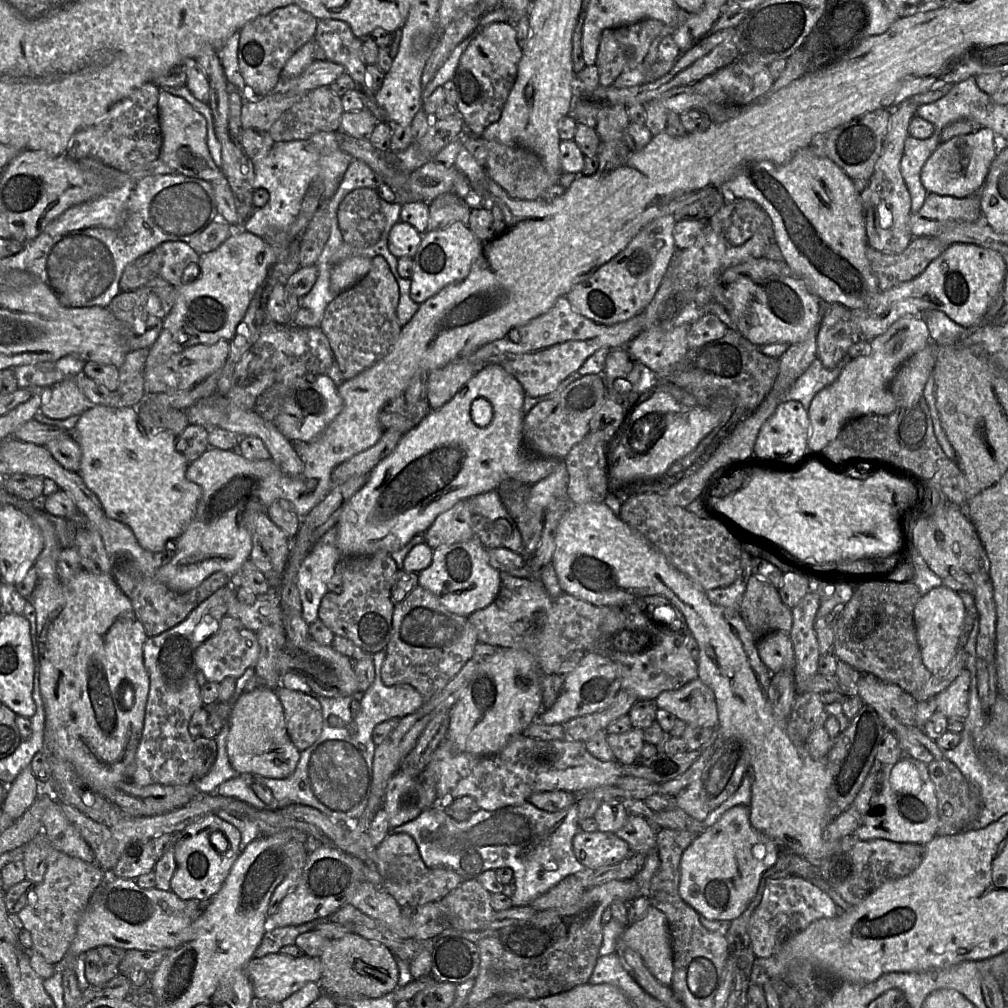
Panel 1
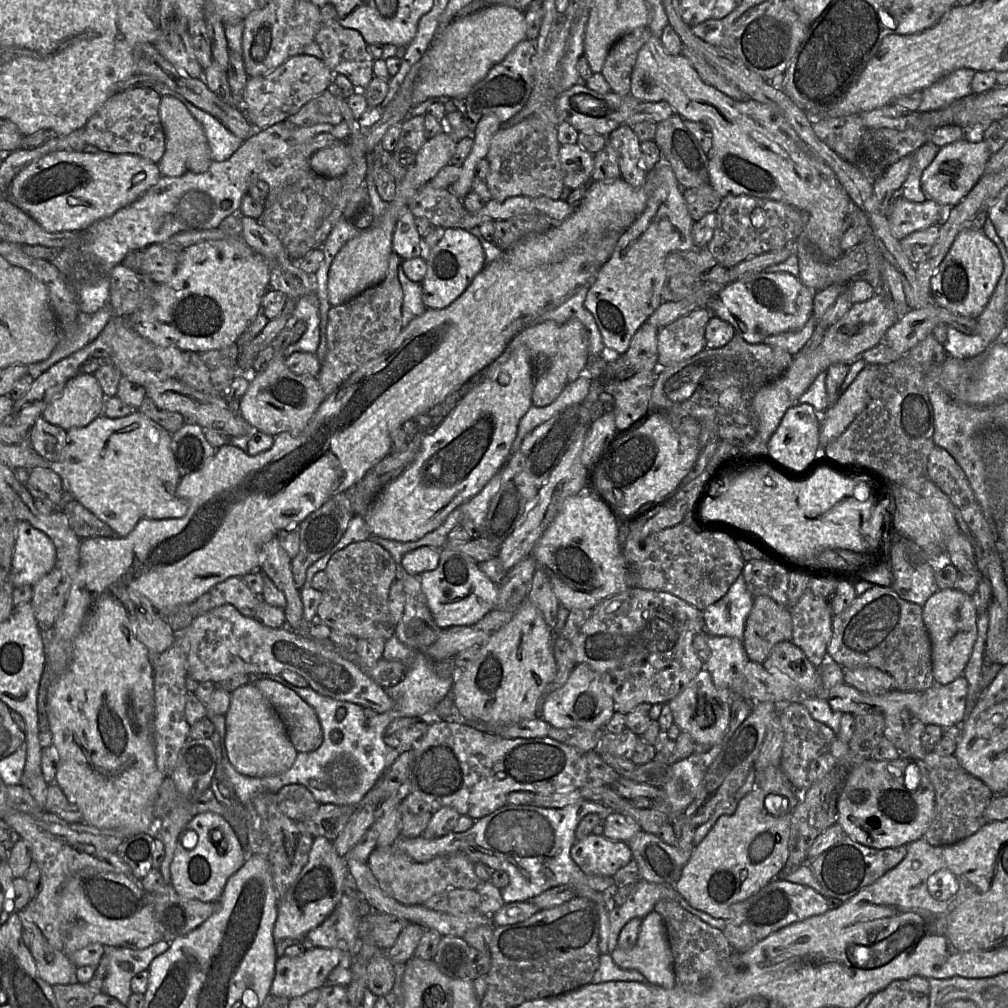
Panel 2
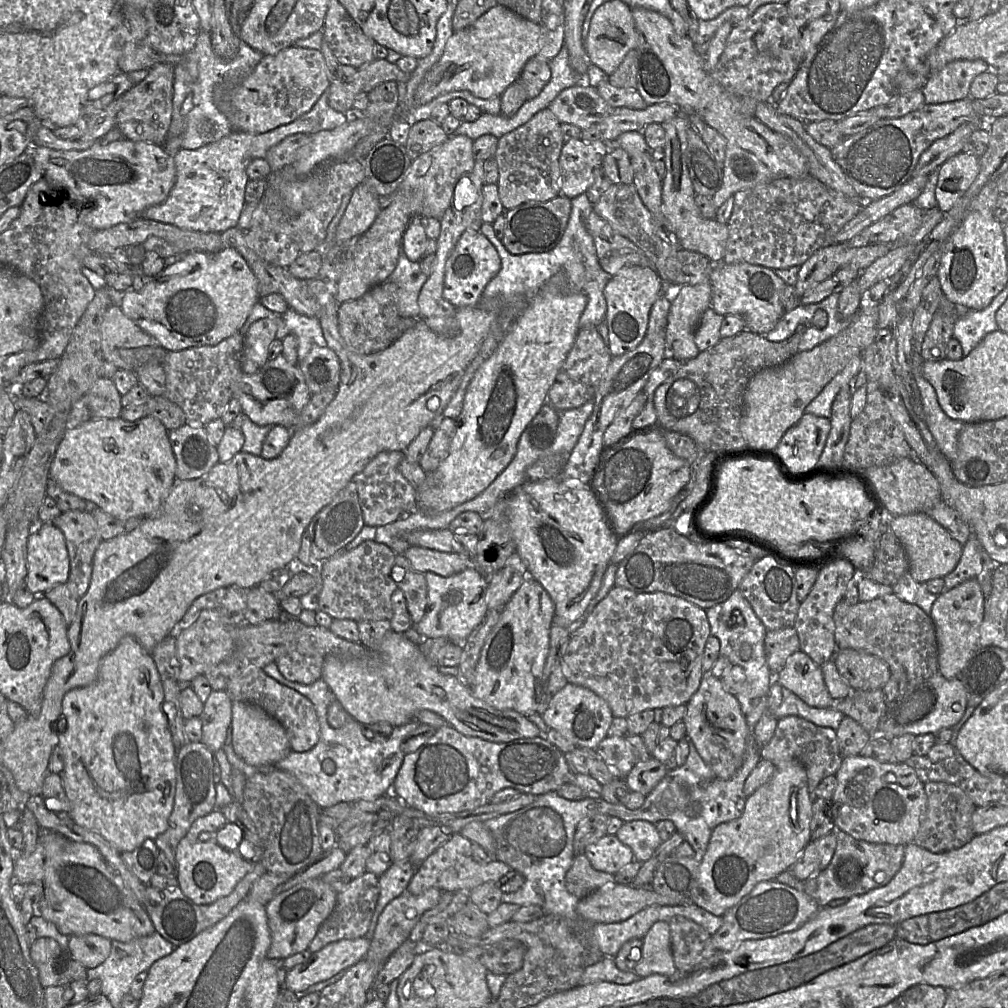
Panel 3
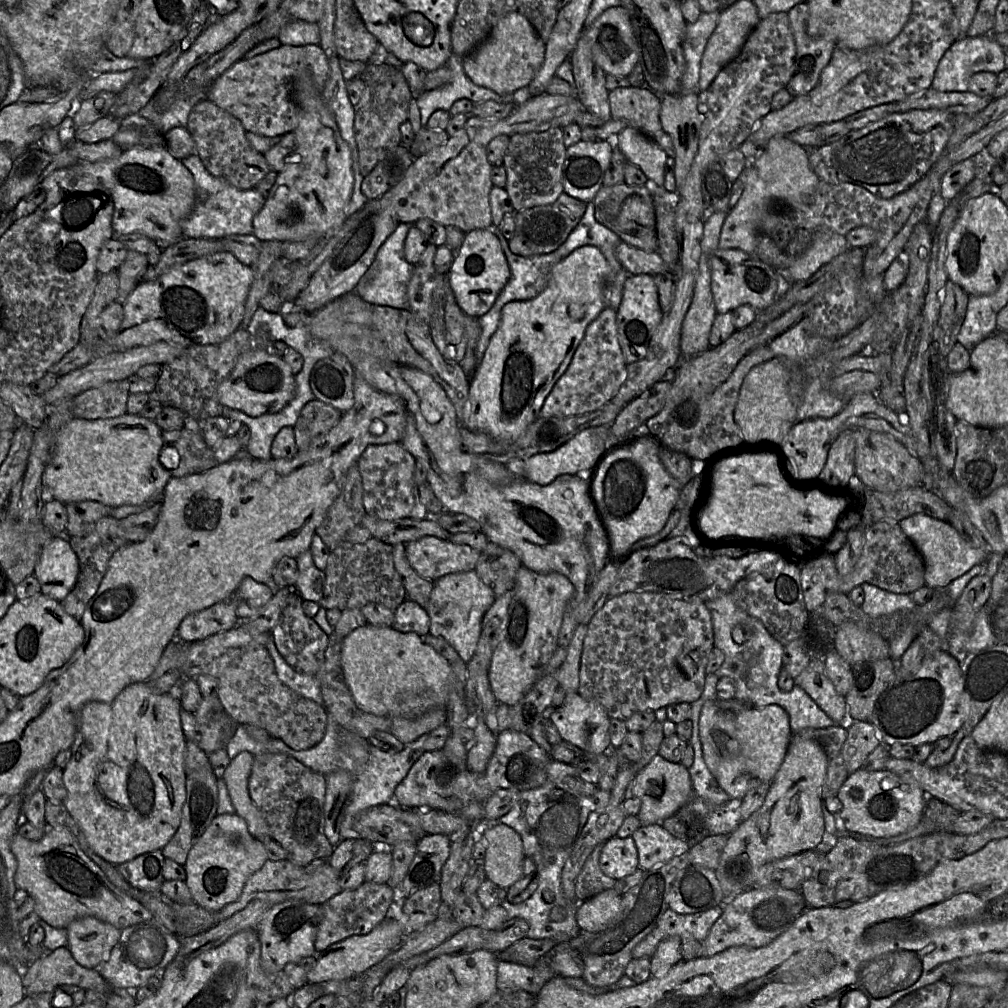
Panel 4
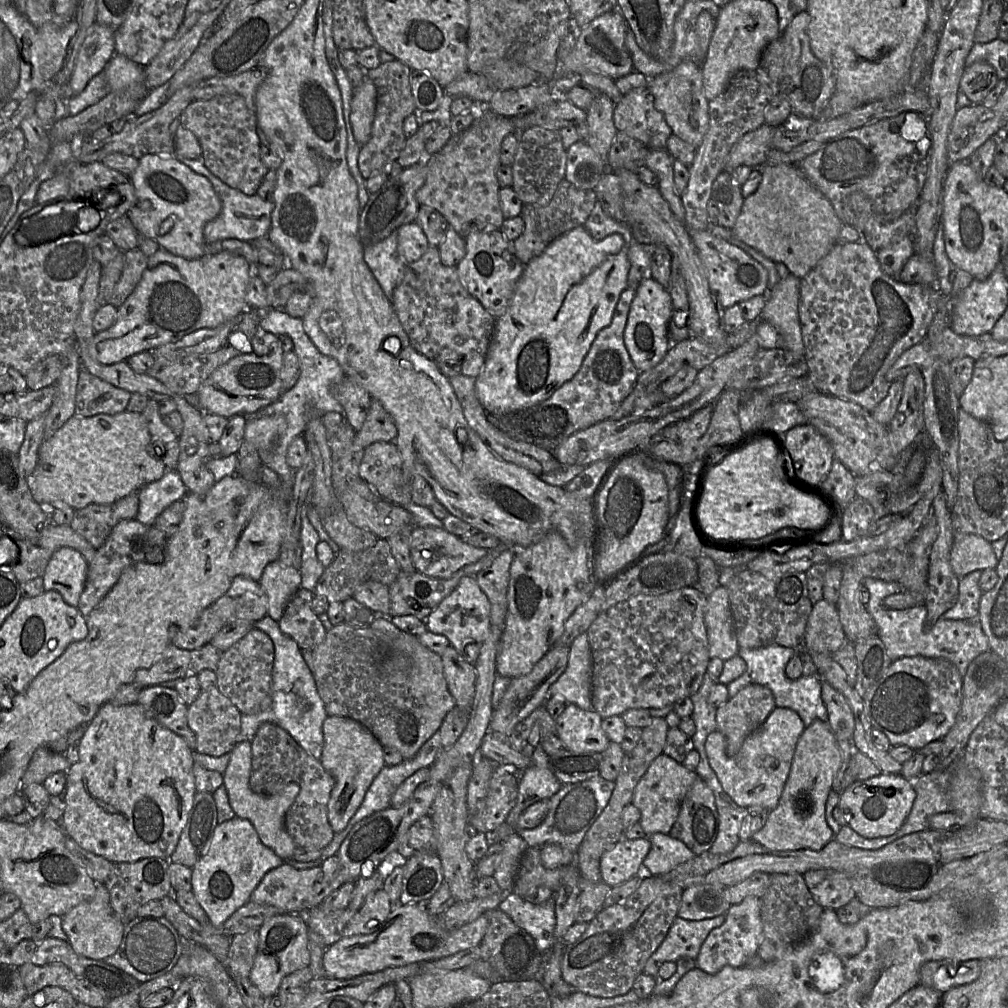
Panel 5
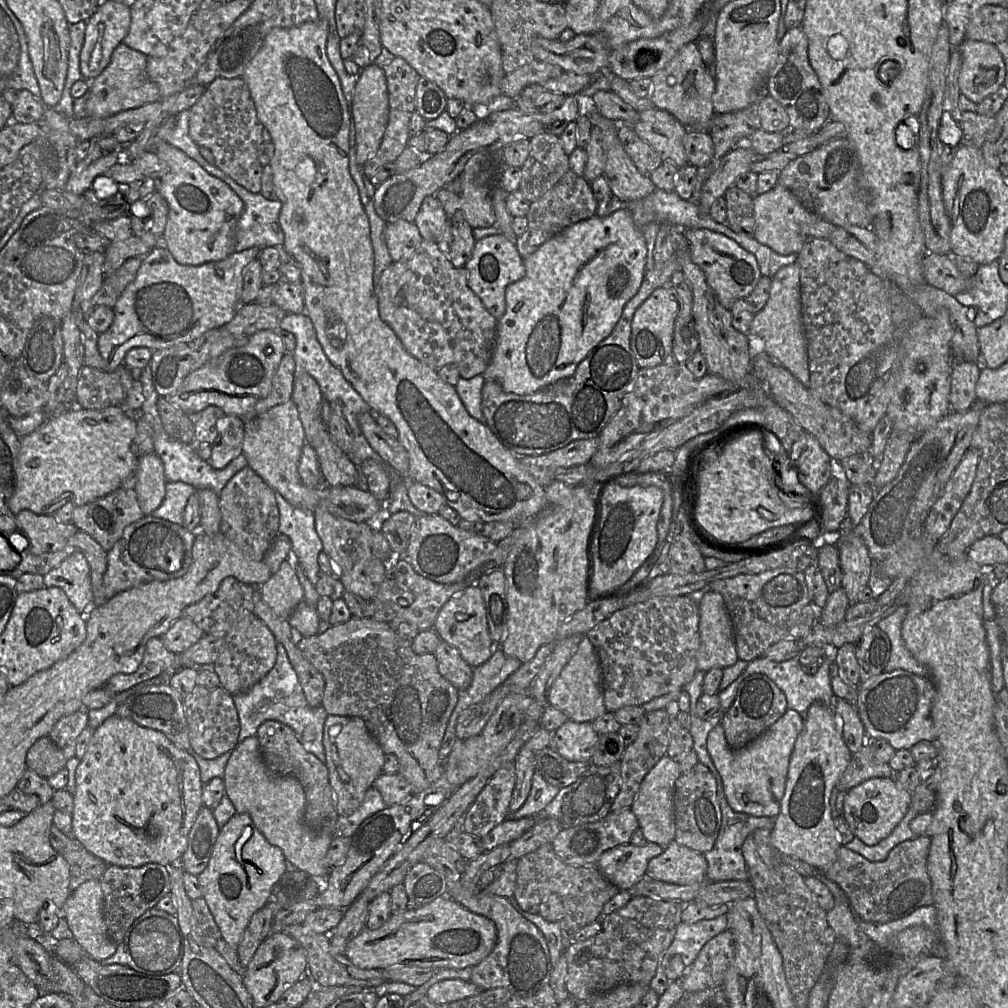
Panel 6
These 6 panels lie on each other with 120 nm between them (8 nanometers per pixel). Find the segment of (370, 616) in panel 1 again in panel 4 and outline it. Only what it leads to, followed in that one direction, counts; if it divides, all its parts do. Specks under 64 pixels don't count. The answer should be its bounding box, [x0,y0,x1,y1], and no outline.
[318,537,406,611]

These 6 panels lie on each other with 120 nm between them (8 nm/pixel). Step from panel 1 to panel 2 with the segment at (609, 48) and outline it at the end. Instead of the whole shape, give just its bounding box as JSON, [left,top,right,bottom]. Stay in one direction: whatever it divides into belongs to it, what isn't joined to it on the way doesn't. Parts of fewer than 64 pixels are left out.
[601,26,652,95]

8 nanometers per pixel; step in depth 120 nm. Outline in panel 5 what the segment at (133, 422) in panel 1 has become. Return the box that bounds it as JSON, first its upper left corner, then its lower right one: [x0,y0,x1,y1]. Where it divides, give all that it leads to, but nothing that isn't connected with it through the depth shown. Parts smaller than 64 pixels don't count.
[27,410,167,510]

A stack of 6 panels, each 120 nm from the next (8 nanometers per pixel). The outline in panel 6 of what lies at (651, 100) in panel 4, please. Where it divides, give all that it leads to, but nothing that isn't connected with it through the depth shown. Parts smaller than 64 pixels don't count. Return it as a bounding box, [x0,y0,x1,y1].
[633,107,690,168]

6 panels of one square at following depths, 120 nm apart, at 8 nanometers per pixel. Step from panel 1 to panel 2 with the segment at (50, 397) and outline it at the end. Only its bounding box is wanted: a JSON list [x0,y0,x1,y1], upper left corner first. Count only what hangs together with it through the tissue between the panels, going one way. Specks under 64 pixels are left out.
[41,374,105,431]

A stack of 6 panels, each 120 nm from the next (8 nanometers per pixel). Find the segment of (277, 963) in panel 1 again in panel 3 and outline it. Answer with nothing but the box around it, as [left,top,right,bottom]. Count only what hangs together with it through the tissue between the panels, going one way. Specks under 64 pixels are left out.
[283,936,370,995]

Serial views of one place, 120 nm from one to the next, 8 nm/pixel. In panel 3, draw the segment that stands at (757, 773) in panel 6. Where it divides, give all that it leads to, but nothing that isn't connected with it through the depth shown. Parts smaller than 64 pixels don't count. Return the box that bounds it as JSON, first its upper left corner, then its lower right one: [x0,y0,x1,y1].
[682,672,751,778]

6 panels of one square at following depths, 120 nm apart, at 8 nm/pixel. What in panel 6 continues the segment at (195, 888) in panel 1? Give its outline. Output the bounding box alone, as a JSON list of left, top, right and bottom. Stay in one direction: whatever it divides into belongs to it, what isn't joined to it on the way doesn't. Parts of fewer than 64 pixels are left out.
[197,813,286,949]

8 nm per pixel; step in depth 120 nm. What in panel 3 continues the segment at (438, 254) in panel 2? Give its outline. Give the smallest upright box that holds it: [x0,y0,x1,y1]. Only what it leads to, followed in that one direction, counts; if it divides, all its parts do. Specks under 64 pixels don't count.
[443,231,501,308]

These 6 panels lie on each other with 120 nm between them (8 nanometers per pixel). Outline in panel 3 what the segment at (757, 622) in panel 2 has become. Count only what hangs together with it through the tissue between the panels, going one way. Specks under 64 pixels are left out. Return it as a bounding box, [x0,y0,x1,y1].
[765,626,800,672]

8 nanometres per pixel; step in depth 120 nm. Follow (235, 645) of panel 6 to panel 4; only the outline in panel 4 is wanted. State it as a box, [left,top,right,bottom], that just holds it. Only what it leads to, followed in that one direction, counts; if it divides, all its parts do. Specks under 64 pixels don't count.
[217,643,328,750]

